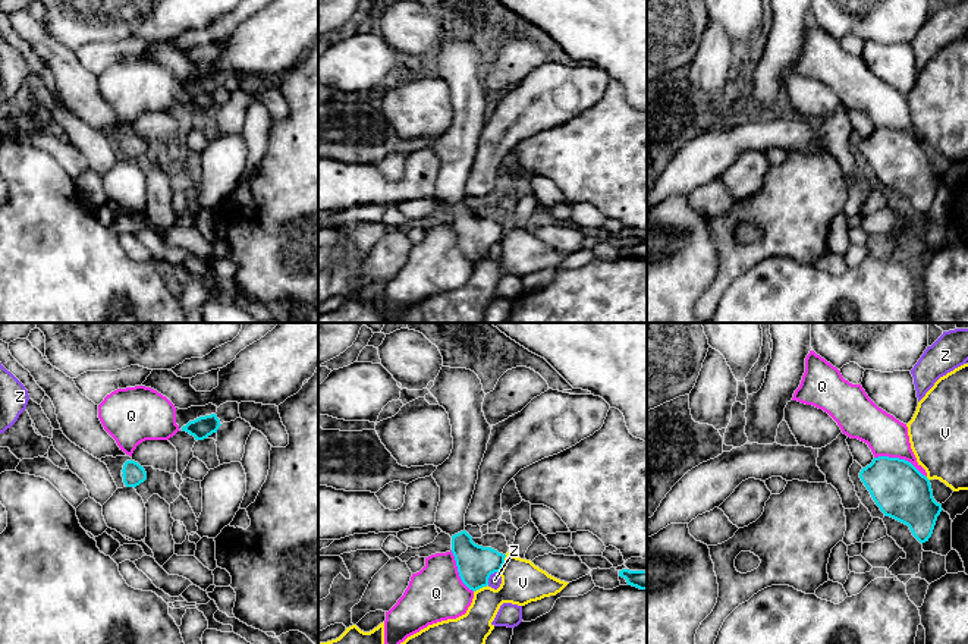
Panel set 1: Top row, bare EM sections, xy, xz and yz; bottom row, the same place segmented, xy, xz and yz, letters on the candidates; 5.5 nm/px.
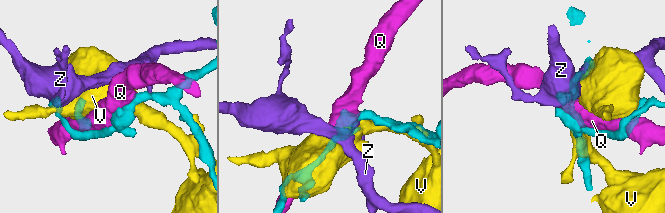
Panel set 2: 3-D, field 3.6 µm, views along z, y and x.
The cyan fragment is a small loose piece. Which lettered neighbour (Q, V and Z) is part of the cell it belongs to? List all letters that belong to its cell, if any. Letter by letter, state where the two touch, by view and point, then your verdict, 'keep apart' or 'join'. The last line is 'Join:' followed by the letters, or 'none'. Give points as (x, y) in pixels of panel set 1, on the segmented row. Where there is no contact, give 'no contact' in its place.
Q: contact yz (901, 459); keep apart
V: contact xz (503, 564); keep apart
Z: contact xz (490, 574); keep apart
Join: none

